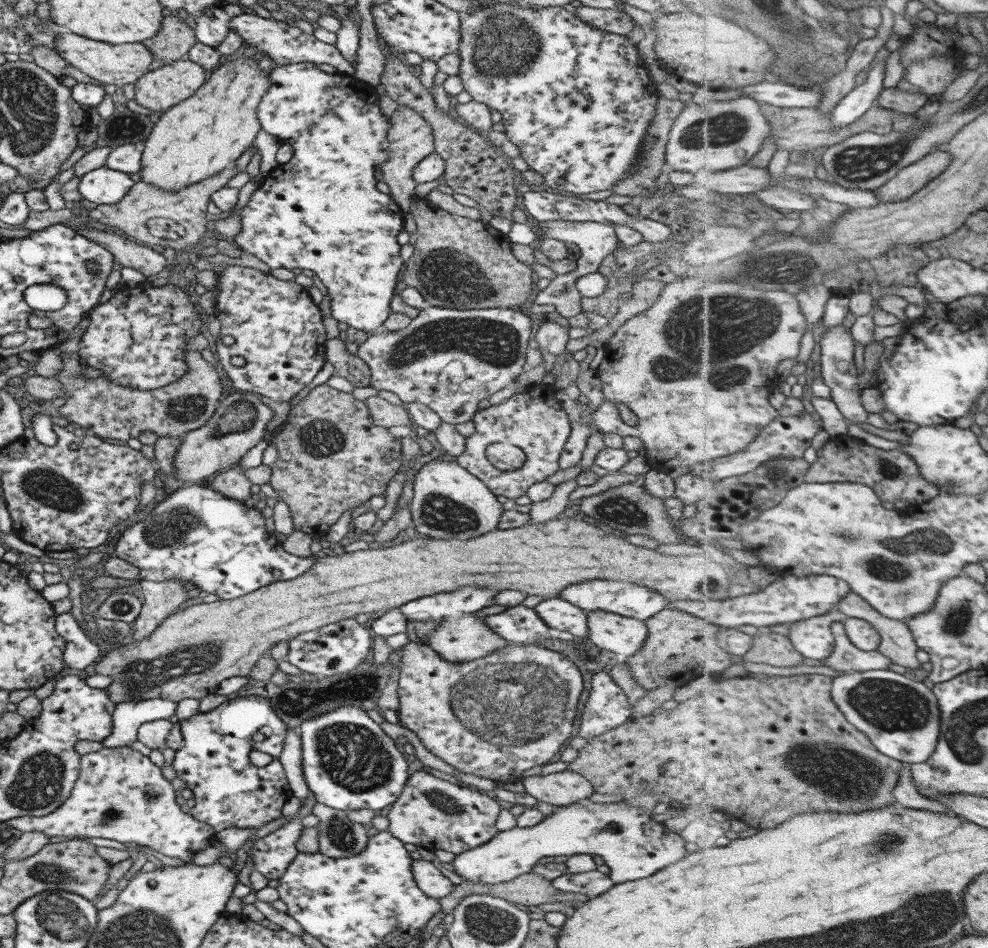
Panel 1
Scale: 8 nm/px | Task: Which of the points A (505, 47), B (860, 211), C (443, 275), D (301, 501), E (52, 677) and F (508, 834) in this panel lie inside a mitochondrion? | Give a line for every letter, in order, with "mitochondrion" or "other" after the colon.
A: mitochondrion
B: other
C: mitochondrion
D: other
E: other
F: other

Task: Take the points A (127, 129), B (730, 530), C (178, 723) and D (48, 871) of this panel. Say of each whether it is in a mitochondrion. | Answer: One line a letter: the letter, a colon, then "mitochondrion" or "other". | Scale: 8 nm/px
A: mitochondrion
B: other
C: other
D: mitochondrion

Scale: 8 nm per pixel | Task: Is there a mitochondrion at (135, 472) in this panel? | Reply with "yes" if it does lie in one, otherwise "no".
no

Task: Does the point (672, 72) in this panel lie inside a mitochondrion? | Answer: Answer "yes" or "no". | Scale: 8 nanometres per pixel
no

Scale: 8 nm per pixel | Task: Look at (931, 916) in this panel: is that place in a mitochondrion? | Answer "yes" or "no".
yes

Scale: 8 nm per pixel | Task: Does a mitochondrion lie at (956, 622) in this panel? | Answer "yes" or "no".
yes

